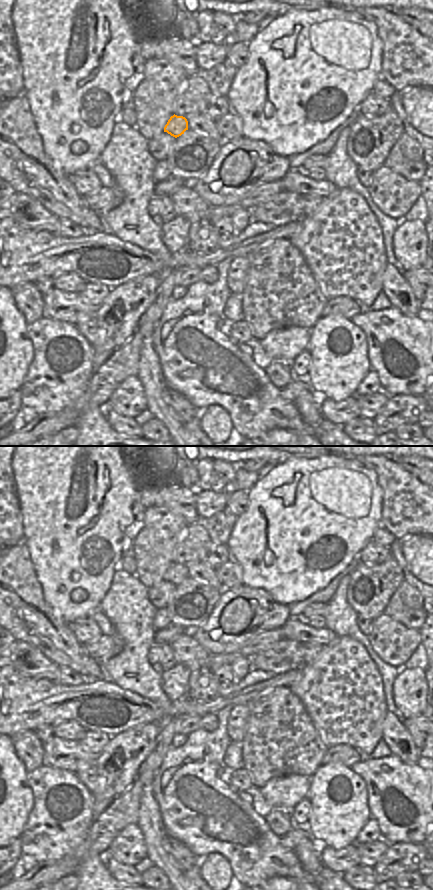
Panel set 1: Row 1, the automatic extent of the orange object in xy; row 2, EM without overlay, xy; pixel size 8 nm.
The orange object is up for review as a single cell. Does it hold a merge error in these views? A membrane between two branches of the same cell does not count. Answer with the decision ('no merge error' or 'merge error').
merge error

